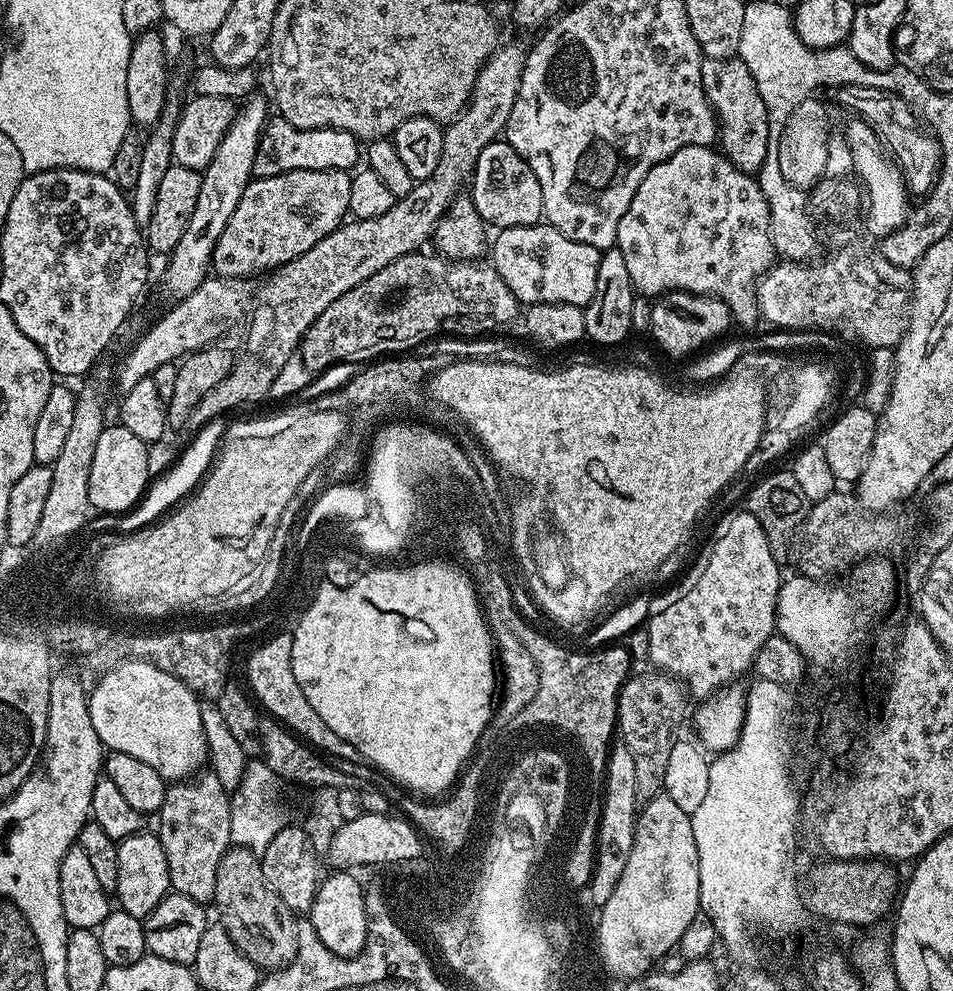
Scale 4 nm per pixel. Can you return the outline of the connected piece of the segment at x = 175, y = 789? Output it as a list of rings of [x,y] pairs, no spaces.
[[[211,770],[201,771],[195,778],[173,783],[169,787],[158,813],[158,835],[162,850],[166,850],[166,866],[170,866],[172,892],[192,898],[203,906],[214,900],[219,863],[233,847],[231,809],[230,792]]]

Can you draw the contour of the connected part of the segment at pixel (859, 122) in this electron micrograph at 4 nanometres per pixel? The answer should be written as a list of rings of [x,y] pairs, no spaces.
[[[856,118],[856,121],[849,126],[846,143],[848,152],[852,156],[851,171],[858,173],[866,182],[868,191],[866,216],[868,212],[869,234],[876,236],[875,238],[883,238],[892,232],[897,232],[910,215],[908,183],[904,180],[904,173],[899,163],[886,151],[871,123],[865,123],[863,119]]]

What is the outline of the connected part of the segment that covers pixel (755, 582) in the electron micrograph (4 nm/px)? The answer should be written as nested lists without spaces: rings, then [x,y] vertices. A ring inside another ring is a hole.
[[[746,510],[726,513],[717,522],[716,529],[712,532],[712,541],[701,550],[700,557],[696,560],[696,565],[685,574],[684,581],[673,592],[665,594],[664,600],[668,605],[660,609],[657,607],[647,618],[646,627],[648,629],[648,637],[650,638],[648,660],[651,667],[669,676],[675,676],[677,680],[686,685],[687,691],[693,697],[695,697],[694,695],[697,696],[697,701],[700,702],[715,695],[720,689],[737,683],[741,678],[744,678],[740,676],[746,675],[748,671],[751,673],[756,663],[756,655],[762,649],[762,644],[776,632],[776,603],[778,602],[778,594],[780,593],[780,585],[782,583],[780,564],[776,561],[776,556],[777,553],[770,546],[770,542],[766,538],[766,530],[762,530],[762,525],[758,523],[758,518],[754,518],[754,514],[750,514]]]

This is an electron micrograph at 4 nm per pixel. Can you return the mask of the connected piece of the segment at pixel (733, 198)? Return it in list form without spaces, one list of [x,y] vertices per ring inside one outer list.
[[[691,144],[678,150],[642,178],[642,186],[630,202],[630,210],[622,214],[616,231],[616,247],[622,250],[632,285],[644,298],[655,298],[666,292],[693,292],[713,296],[732,311],[737,325],[752,328],[760,324],[756,286],[760,277],[777,259],[772,244],[772,211],[764,196],[762,184],[755,175],[738,170],[719,151],[702,144]]]

